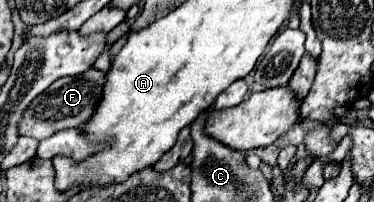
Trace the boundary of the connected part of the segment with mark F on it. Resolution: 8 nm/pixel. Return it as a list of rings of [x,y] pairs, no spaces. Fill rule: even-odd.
[[[89,69],[77,77],[57,79],[57,83],[51,83],[51,87],[45,93],[37,95],[37,99],[33,99],[33,103],[29,103],[29,107],[25,109],[25,113],[17,125],[19,135],[27,135],[27,137],[41,141],[61,129],[79,127],[81,123],[85,123],[85,119],[89,119],[89,115],[93,115],[93,107],[101,99],[103,85],[105,85],[105,73],[97,71],[97,69]]]

